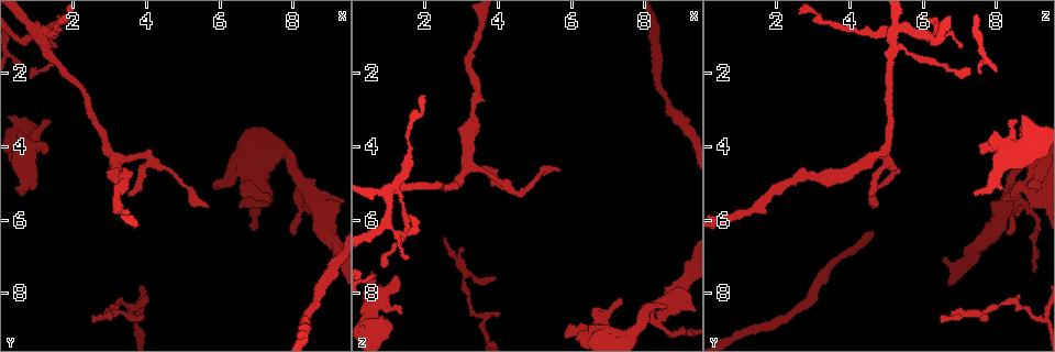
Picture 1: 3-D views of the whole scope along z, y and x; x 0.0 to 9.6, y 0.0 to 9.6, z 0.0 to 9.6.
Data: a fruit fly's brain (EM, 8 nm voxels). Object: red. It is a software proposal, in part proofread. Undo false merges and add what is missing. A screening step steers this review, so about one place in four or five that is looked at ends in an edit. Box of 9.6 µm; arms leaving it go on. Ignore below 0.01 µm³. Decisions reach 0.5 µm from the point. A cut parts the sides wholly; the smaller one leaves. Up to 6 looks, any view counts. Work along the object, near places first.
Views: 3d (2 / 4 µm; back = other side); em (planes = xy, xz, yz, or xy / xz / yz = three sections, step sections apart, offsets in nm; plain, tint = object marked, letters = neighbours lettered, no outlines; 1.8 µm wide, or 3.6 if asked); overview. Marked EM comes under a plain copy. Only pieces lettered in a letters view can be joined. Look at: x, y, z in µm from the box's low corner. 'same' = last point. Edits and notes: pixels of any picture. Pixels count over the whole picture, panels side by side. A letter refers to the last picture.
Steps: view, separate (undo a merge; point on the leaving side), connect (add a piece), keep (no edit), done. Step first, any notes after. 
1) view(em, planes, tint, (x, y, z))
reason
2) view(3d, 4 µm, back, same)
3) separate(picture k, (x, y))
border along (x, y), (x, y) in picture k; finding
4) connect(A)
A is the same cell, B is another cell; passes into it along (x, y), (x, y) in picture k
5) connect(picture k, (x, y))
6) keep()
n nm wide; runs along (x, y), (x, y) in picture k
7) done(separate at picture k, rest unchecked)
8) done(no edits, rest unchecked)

view(3d, 2 µm, (1.20, 1.10, 5.10))
sharp bend

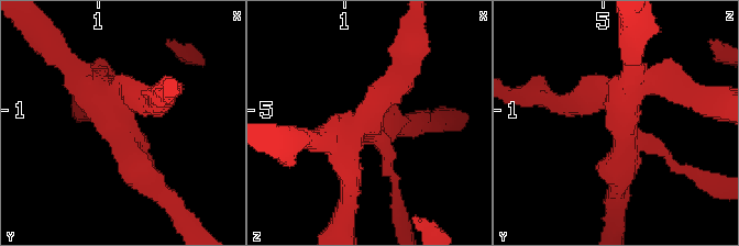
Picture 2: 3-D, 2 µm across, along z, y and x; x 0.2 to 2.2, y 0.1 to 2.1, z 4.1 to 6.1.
view(em, xz, step 4, tint, (1.12, 1.04, 5.12))

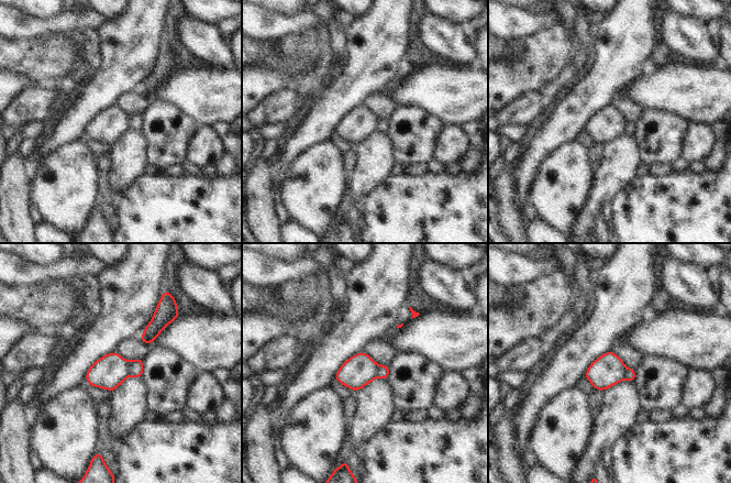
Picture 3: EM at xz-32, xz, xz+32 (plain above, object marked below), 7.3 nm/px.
view(em, planes, letters, same)
cut it another way

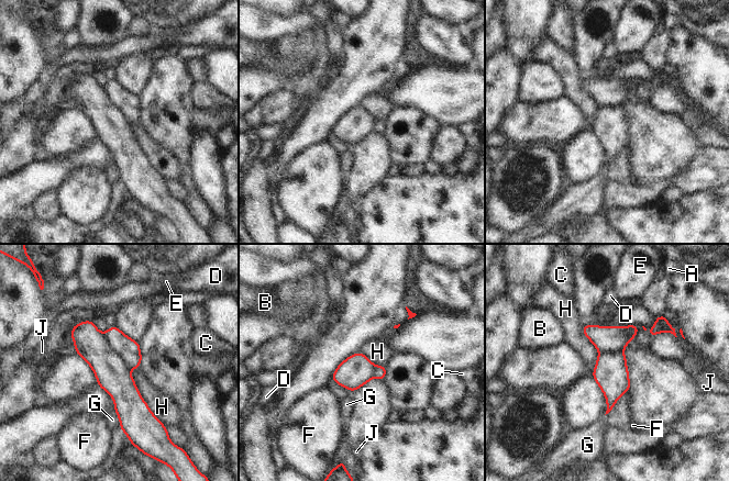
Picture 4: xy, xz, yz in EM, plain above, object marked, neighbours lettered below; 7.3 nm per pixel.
separate(picture 4, (113, 376))
240 nm wide; H touches over 500 nm; A, B, C, D, E, F, G, H and J are other cells; a second neuron is stuck on

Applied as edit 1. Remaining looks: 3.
view(overview)
redraw

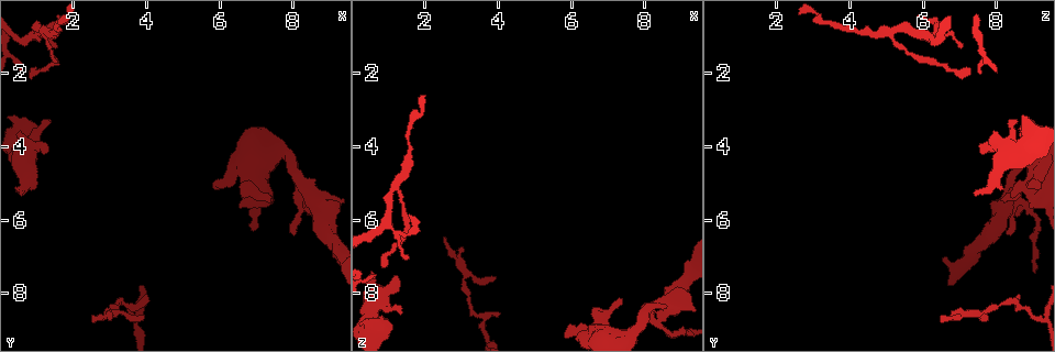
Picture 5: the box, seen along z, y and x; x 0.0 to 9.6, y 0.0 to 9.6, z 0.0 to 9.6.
view(em, xy, step 16, letters, (1.35, 3.25, 8.60))
free end

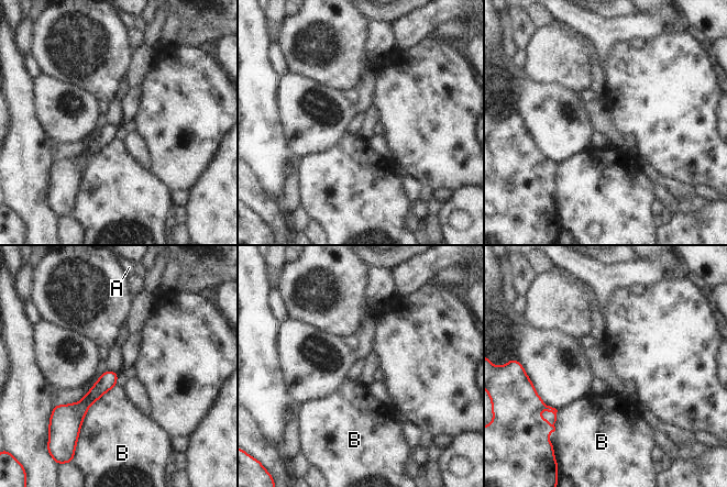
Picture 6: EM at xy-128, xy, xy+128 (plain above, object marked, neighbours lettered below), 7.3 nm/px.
view(em, planes, letters, same)

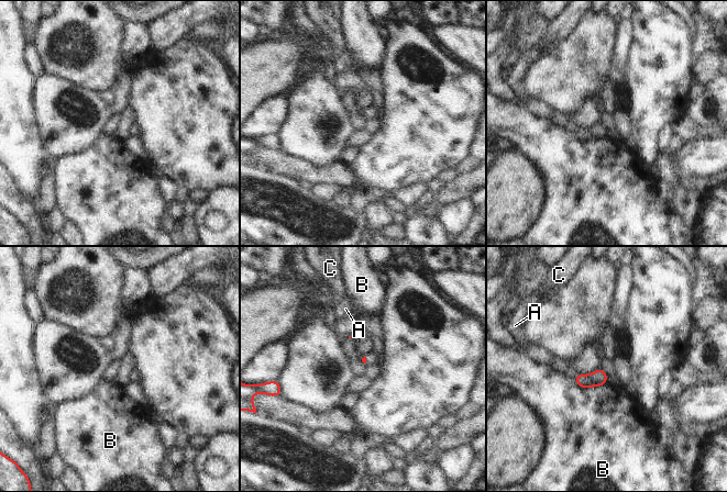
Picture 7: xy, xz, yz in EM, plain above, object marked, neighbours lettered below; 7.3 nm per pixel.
keep()
A, B and C are other cells; border along (573, 379), (583, 388), (606, 382) in picture 7; no lettered piece goes on from it

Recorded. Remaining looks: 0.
done(separate at picture 4, rest unchecked)

